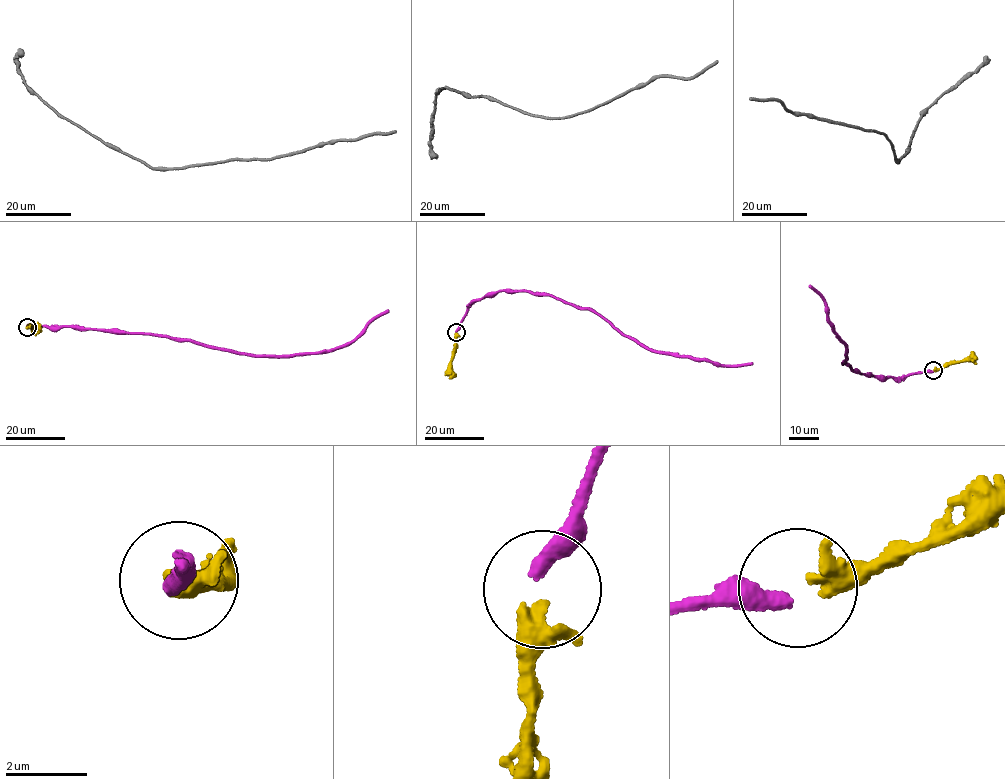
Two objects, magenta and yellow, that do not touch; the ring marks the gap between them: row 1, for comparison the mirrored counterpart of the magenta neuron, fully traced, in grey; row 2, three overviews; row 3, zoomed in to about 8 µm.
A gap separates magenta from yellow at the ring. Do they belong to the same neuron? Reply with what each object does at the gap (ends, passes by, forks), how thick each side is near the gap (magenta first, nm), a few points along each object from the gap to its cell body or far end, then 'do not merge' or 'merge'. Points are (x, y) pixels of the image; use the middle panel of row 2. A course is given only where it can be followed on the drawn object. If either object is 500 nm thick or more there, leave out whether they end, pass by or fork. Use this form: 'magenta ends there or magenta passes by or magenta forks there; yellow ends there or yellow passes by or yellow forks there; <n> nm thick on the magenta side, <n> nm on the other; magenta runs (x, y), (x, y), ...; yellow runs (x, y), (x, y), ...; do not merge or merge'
magenta ends there; yellow passes by; 380 nm thick on the magenta side, 360 nm on the other; magenta runs (456, 332), (473, 302), (503, 290), (529, 290), (591, 308), (625, 335), (657, 351), (720, 365), (752, 363); yellow runs (456, 333), (451, 378); merge

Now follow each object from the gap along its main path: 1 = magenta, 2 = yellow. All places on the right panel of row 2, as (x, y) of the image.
1: (933, 371), (897, 378), (858, 373), (842, 364), (846, 357), (844, 344), (832, 331), (822, 299), (809, 285)
2: (934, 370), (977, 357)

